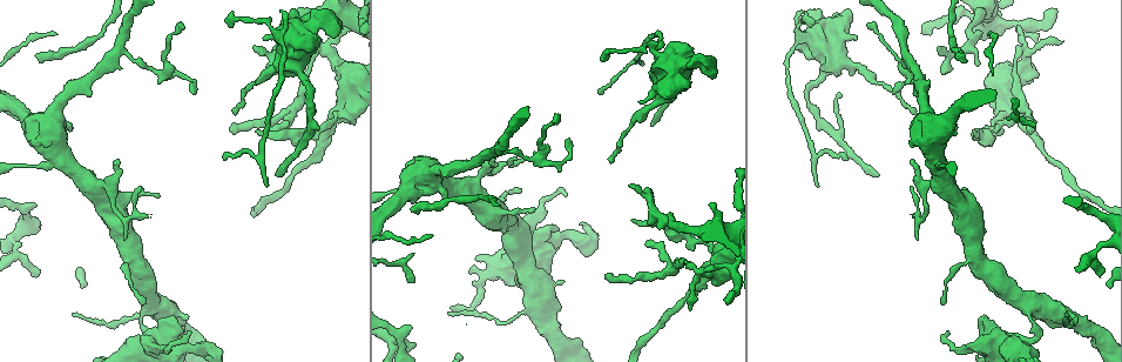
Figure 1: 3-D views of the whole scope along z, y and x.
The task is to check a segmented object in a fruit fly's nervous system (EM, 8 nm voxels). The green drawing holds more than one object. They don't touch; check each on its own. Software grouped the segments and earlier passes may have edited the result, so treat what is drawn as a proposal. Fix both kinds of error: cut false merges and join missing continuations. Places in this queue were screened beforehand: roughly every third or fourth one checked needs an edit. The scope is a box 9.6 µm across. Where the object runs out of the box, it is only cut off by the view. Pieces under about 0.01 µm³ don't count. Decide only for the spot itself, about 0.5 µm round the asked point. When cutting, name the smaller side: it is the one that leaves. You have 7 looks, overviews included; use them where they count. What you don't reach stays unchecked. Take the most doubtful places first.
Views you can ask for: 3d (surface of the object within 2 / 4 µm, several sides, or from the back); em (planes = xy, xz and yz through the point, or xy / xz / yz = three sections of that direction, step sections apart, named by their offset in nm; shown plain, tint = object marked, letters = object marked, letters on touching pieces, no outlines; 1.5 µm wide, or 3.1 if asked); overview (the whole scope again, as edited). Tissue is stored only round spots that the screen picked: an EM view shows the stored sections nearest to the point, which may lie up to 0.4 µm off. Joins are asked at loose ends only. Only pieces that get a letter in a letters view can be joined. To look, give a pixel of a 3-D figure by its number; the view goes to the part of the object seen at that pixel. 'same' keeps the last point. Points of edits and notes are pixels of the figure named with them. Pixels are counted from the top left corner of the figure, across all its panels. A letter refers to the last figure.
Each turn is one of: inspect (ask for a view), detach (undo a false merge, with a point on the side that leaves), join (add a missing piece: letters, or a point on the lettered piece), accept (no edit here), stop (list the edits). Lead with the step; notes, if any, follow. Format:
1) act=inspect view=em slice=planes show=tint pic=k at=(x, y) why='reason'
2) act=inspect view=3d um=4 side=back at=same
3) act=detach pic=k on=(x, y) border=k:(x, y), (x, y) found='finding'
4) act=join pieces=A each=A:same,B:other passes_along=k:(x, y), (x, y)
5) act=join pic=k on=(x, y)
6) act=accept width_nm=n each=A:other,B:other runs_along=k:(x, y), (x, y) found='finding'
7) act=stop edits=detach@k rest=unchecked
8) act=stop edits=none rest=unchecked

act=inspect view=em slice=planes show=letters pic=1 at=(269, 24)

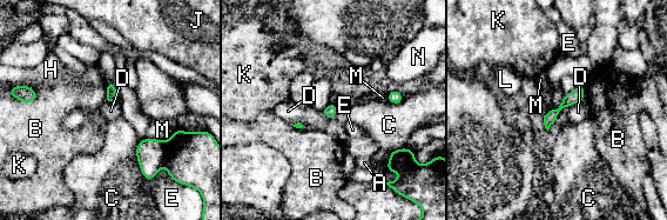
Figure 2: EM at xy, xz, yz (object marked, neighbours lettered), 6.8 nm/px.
act=detach pic=2 on=(150, 153) each=A:other,B:other,C:other,D:other,E:other,H:other,J:other,K:other,L:other,M:other,N:other part_leaving=2:(580, 88), (550, 118), (547, 124) found='two cells meet here'

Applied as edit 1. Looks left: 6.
act=inspect view=em slice=planes show=tint pic=1 at=(160, 196) why='an open end'

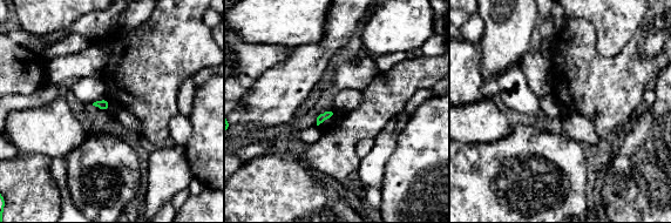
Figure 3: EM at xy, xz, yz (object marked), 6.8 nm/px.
act=inspect view=em slice=planes show=letters at=same why='what lies round it'

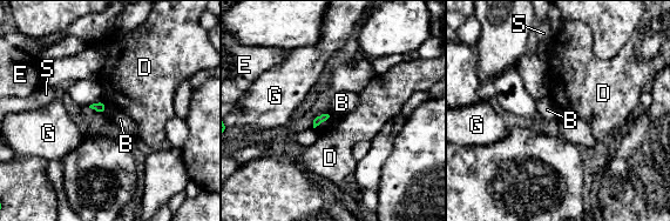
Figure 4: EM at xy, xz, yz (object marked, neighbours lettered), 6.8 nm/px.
act=accept each=B:other,D:other,E:other,G:other,S:other border=4:(107, 105), (103, 114) found='no lettered piece goes on from it'

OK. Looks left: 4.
act=inspect view=3d um=2 pic=1 at=(1062, 42) why='tapers out'

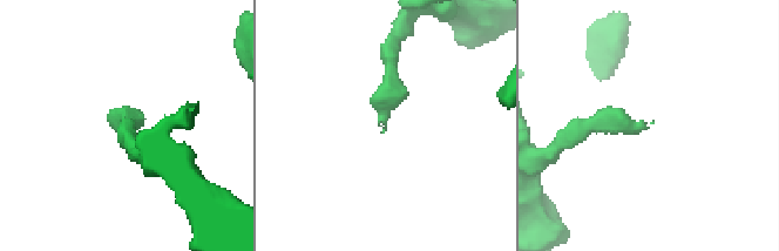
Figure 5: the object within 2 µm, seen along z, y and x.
act=inspect view=em slice=planes show=tint pic=5 at=(381, 122)

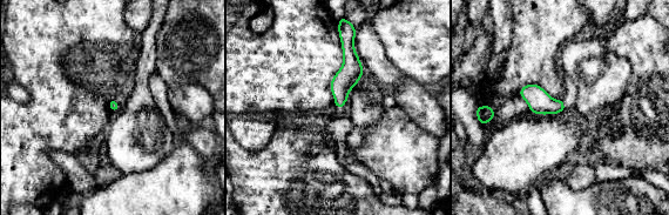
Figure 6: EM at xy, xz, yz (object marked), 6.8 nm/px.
act=inspect view=em slice=planes show=letters at=same why='what lies round it'

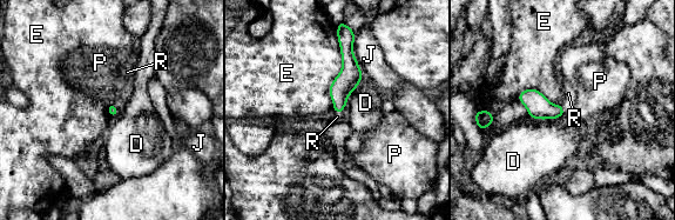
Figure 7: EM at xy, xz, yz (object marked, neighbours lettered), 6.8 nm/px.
act=join pic=7 on=(568, 93) longest_contact=E:550nm each=D:other,E:other,J:other,P:other,R:same found='the cell continues'

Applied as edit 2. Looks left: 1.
act=stop edits=detach@2,join@7 rest=unchecked

